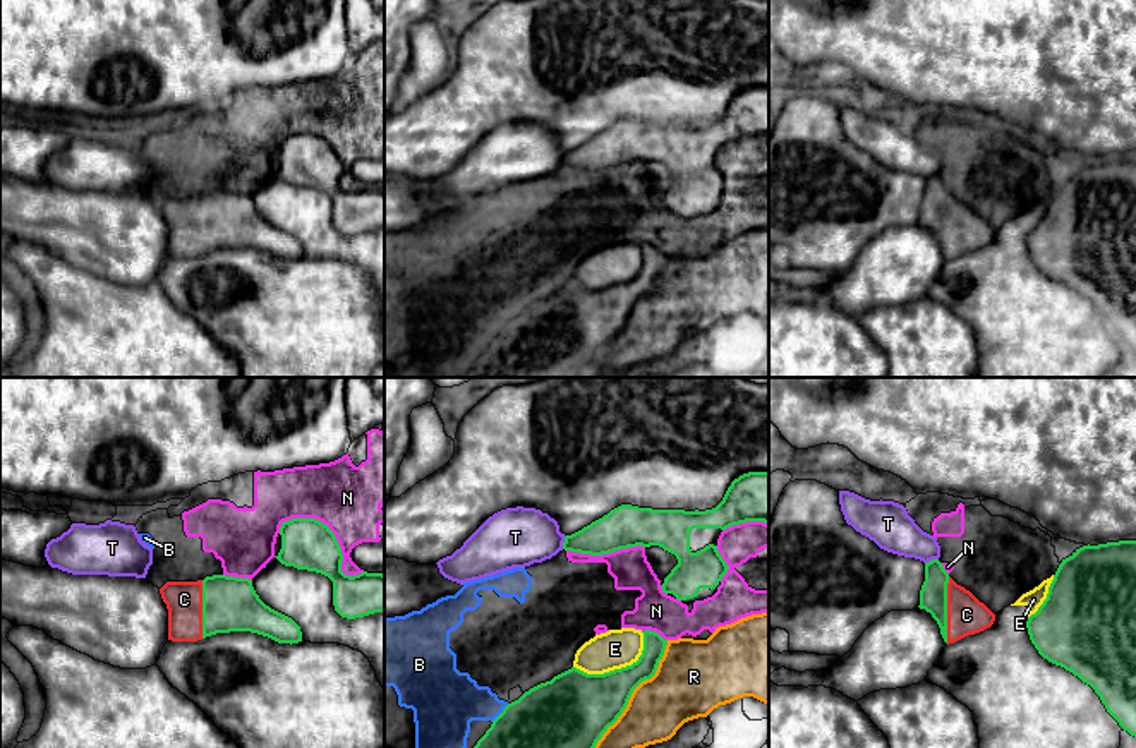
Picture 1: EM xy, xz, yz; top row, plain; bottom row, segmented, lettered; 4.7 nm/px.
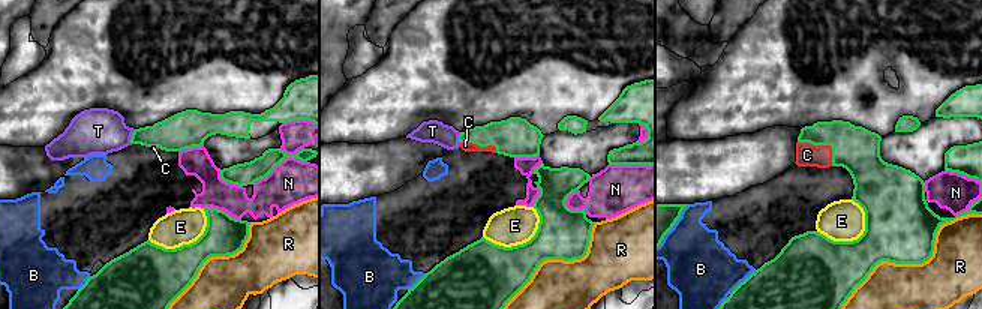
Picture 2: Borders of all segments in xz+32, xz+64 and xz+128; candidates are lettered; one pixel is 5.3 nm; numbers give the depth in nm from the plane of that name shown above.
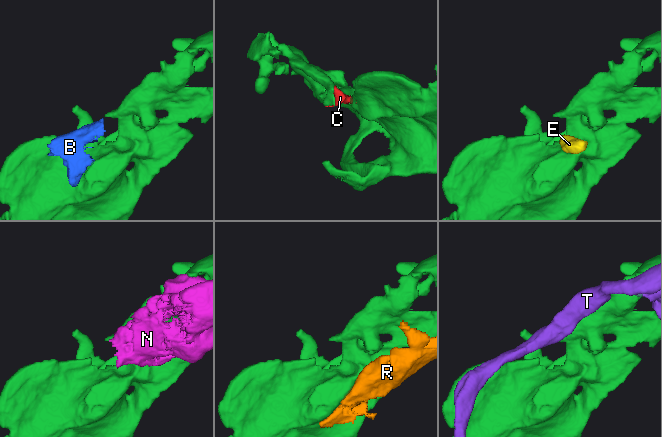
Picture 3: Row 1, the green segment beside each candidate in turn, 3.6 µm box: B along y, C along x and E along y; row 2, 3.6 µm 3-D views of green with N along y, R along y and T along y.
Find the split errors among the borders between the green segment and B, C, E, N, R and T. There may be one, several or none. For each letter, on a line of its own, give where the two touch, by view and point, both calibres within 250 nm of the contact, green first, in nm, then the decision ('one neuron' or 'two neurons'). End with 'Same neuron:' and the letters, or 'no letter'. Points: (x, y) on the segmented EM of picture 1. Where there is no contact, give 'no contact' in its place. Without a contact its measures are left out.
B: meets green in xz at (501, 712); 320 nm thick on the green side, 280 nm on the other; two neurons
C: meets green in yz at (946, 609); 130 nm thick on the green side, 180 nm on the other; one neuron
E: meets green in xz at (618, 669); 320 nm thick on the green side, 190 nm on the other; two neurons
N: meets green in xy at (333, 536); 240 nm thick on the green side, 320 nm on the other; two neurons
R: meets green in xz at (632, 692); 320 nm thick on the green side, 320 nm on the other; two neurons
T: meets green in xz at (563, 542); 180 nm thick on the green side, 280 nm on the other; two neurons
Same neuron: C

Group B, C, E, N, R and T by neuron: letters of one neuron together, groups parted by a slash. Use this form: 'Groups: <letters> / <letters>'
Groups: B N / C / E / R / T

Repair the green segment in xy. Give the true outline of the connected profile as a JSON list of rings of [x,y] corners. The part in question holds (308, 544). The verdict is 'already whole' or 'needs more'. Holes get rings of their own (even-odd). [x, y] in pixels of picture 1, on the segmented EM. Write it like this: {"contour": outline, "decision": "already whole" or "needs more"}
{"contour": [[[292,518],[281,523],[280,535],[276,559],[328,576],[333,582],[333,606],[341,618],[355,619],[384,611],[384,575],[345,575],[341,547],[328,525],[316,518]]], "decision": "already whole"}

